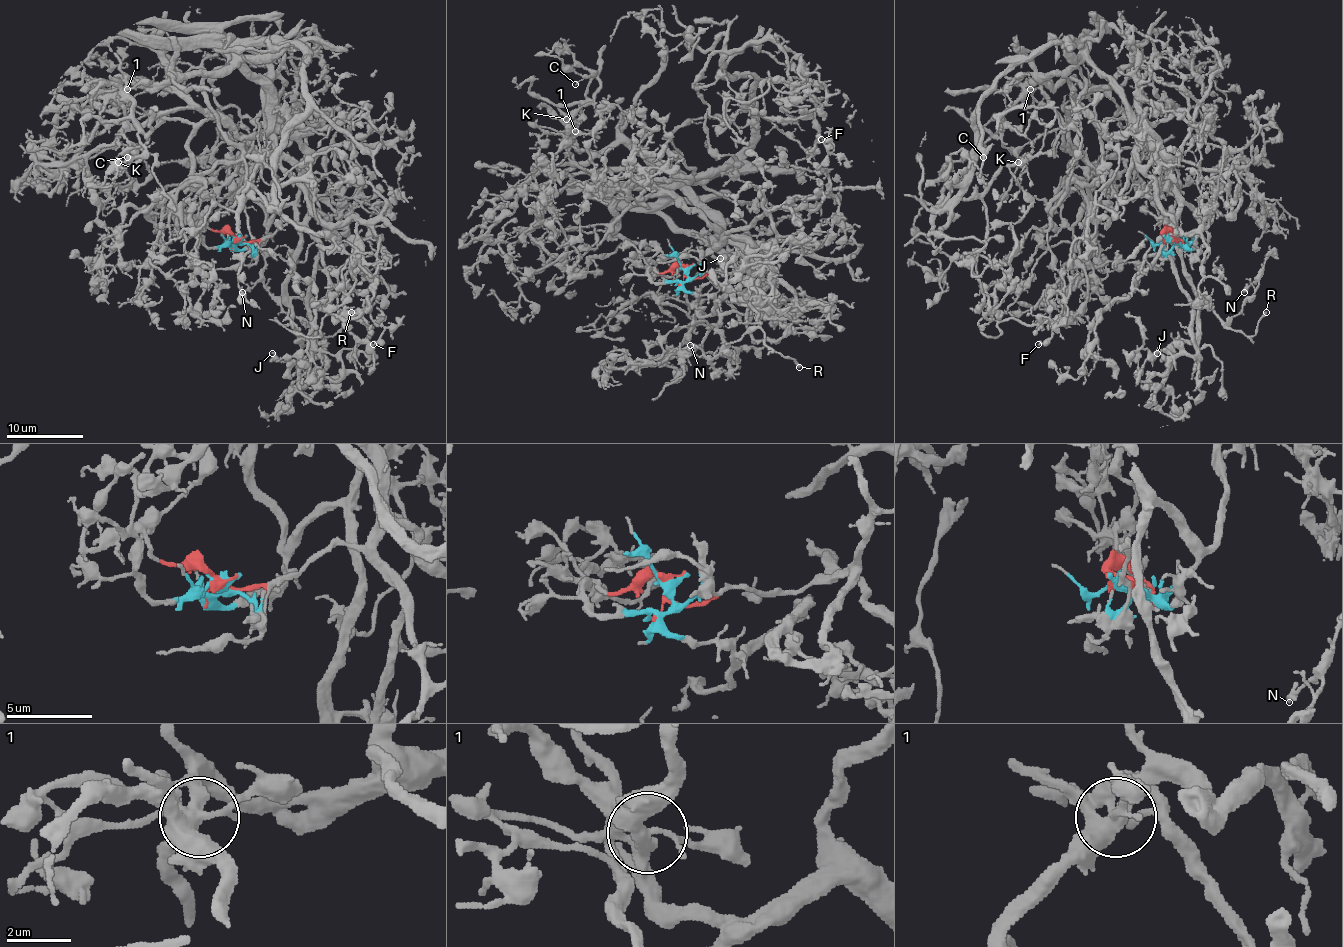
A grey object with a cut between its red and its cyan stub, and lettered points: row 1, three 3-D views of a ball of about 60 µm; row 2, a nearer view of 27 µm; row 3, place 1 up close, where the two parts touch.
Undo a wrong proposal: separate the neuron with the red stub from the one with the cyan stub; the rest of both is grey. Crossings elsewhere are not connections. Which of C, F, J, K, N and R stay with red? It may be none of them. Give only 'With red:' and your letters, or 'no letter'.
With red: C, F, K

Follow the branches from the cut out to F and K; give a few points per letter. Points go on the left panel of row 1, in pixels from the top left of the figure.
F: (238, 239), (304, 220), (308, 183), (294, 166), (281, 162), (323, 220), (352, 218), (381, 239), (373, 345)
K: (238, 239), (302, 222), (308, 181), (267, 66), (217, 27), (219, 72), (127, 81), (146, 139), (117, 162)

